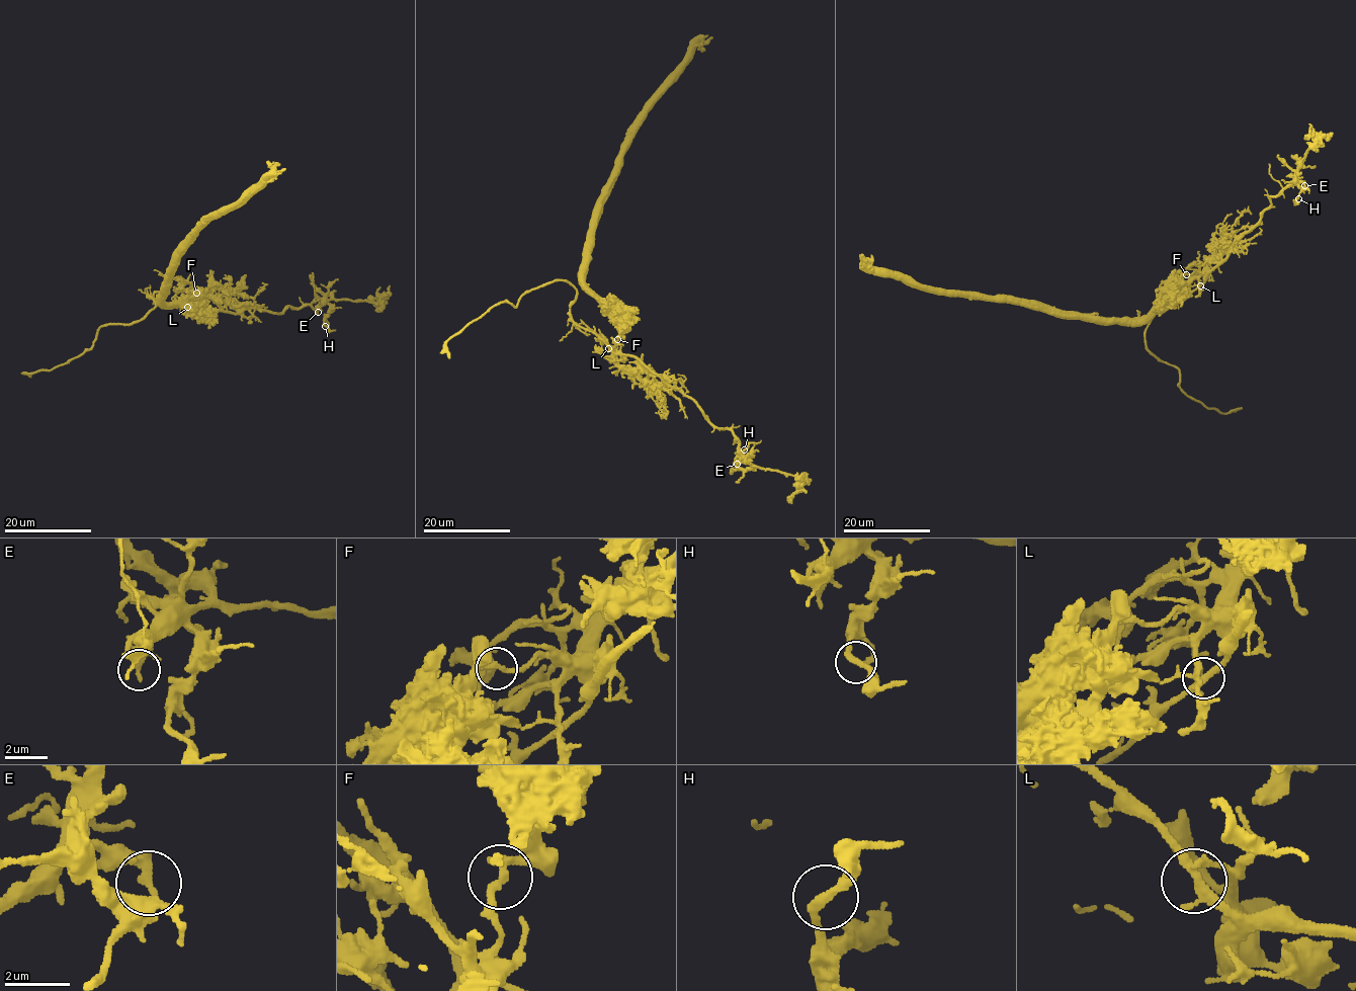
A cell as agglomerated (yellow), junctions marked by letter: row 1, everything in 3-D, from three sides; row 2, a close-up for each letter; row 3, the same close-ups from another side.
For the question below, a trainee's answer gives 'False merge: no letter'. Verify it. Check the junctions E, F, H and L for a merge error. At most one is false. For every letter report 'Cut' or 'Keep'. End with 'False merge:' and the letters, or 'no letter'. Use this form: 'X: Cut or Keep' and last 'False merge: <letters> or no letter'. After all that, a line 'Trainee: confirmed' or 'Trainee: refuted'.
E: Keep
F: Cut
H: Keep
L: Keep
False merge: F
Trainee: refuted

